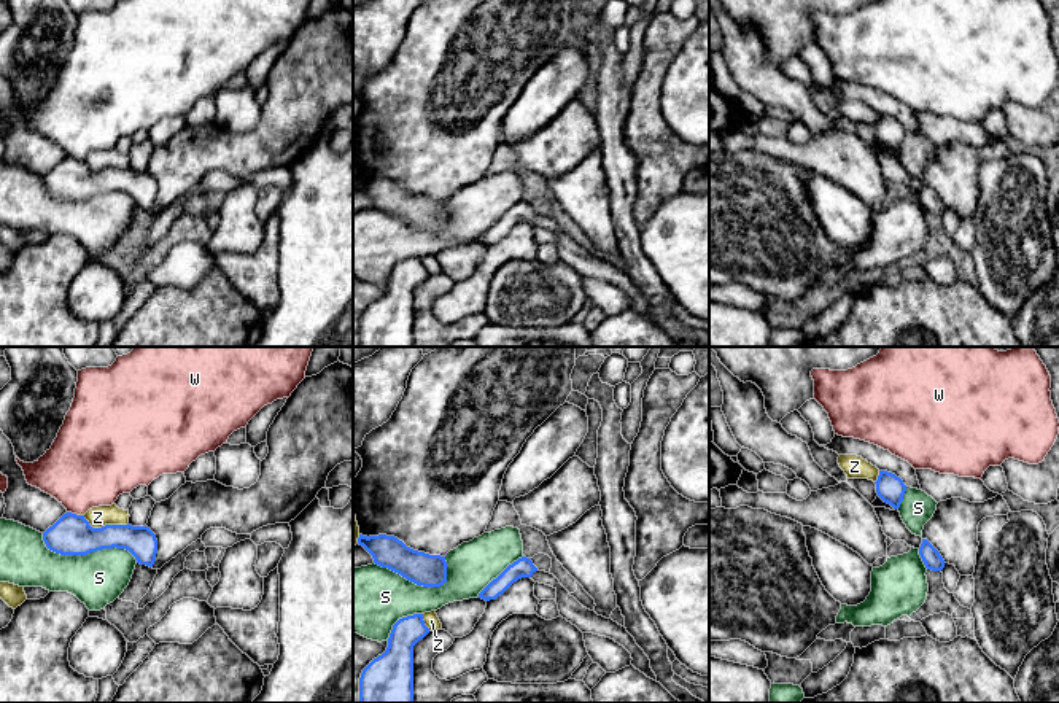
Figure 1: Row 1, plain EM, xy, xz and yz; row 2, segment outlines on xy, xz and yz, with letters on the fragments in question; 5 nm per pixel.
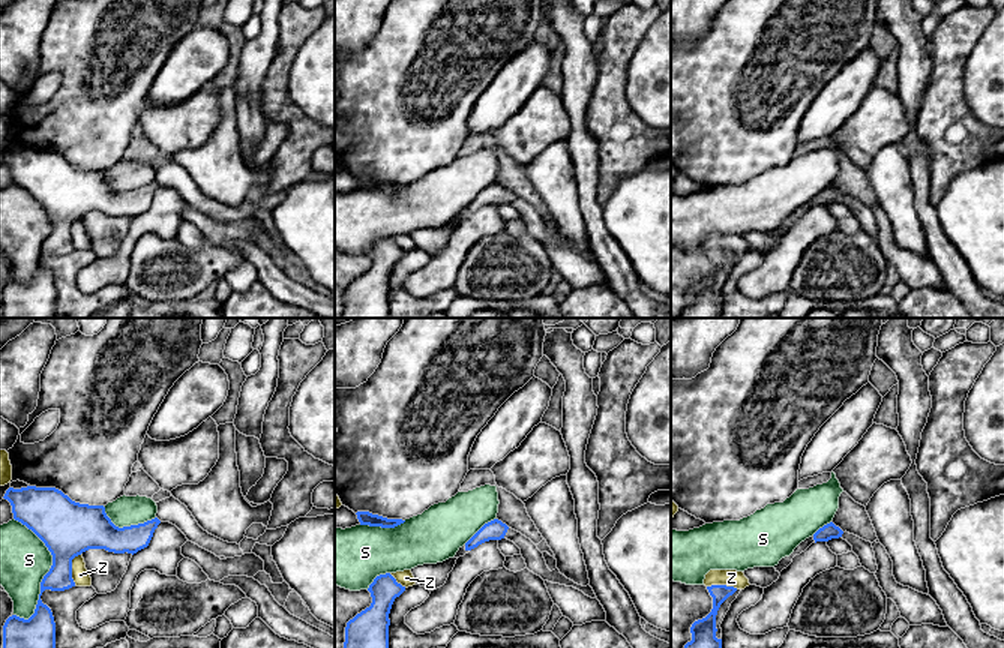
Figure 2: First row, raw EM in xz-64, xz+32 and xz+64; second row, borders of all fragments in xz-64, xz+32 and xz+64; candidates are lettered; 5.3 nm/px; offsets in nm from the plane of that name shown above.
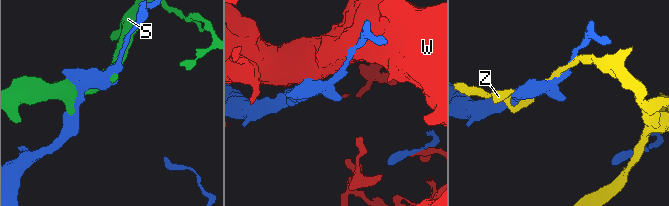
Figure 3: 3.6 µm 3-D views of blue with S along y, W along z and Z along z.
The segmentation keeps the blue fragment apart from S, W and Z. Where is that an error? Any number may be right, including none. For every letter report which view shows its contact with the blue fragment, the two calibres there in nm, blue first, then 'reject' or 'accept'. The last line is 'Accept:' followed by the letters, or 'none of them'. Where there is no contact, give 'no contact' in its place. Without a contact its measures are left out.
S: xy | 200/280 nm | reject
W: xy | 200/420 nm | reject
Z: xy | 200/110 nm | reject
Accept: none of them

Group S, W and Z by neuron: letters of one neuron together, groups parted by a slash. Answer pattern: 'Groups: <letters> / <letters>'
Groups: S / W / Z

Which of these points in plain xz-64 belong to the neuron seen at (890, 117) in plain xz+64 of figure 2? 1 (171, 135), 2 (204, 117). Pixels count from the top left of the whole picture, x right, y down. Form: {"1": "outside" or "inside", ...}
{"1": "inside", "2": "inside"}

